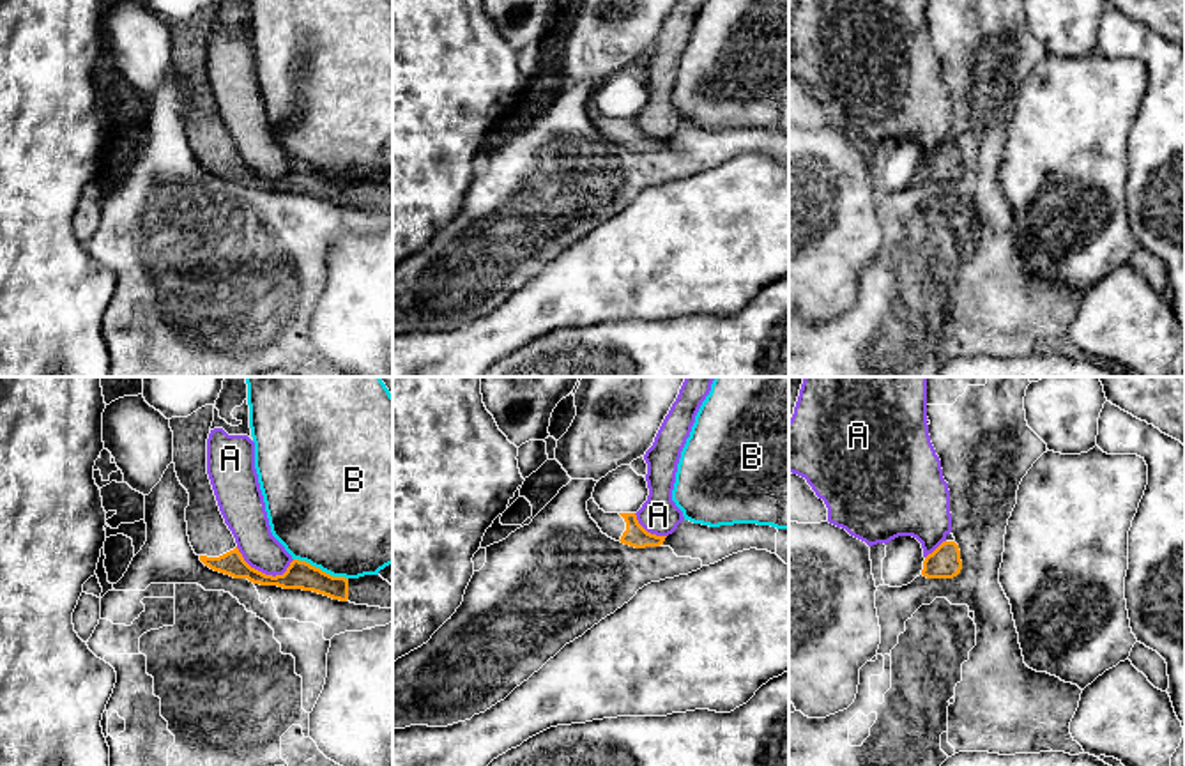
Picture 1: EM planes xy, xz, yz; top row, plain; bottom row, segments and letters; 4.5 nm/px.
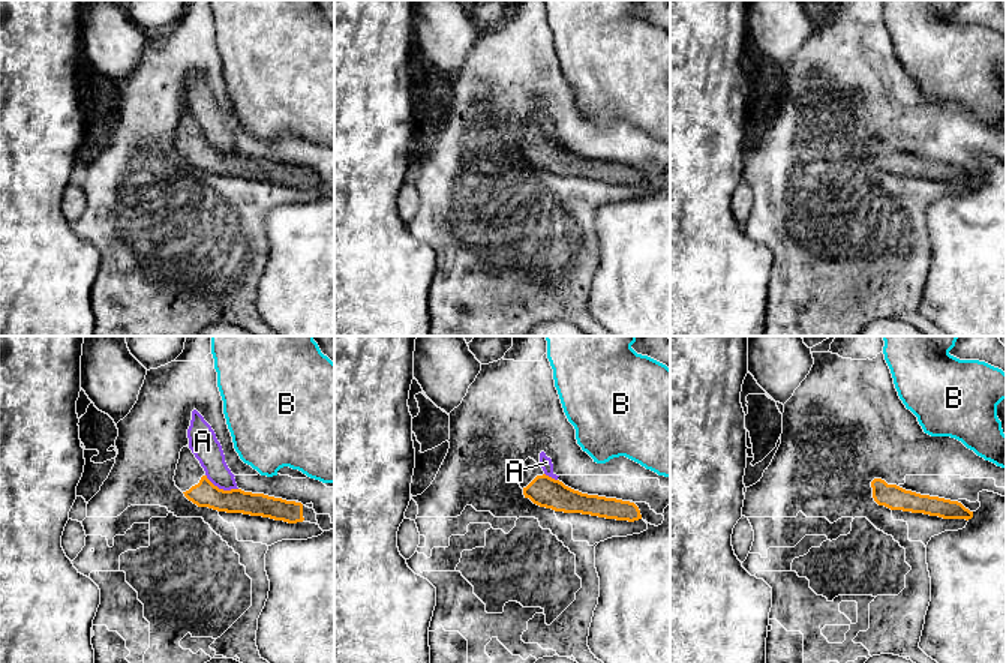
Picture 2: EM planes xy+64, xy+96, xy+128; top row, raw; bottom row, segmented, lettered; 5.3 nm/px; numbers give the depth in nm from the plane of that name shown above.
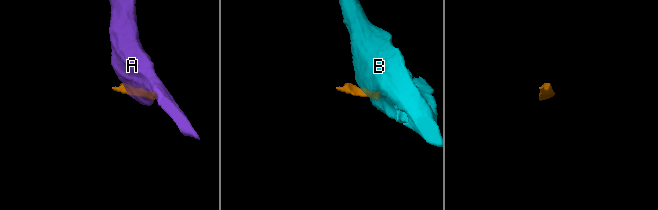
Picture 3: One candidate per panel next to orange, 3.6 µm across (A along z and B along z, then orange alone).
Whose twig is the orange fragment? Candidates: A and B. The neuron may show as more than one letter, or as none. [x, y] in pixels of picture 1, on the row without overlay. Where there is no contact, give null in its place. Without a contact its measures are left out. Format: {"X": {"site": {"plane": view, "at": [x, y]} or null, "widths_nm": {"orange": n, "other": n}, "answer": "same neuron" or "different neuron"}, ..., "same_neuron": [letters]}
{"A": {"site": {"plane": "xy", "at": [264, 177]}, "widths_nm": {"orange": 130, "other": 180}, "answer": "different neuron"}, "B": {"site": {"plane": "xy", "at": [319, 172]}, "widths_nm": {"orange": 130, "other": 500}, "answer": "different neuron"}, "same_neuron": []}

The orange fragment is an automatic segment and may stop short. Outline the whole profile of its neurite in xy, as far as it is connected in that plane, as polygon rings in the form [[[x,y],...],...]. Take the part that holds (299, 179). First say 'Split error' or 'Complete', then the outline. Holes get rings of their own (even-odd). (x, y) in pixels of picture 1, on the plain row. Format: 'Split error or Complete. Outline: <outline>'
Split error. Outline: [[[205,9],[187,21],[170,23],[175,76],[189,97],[187,140],[200,165],[214,175],[260,189],[313,195],[340,205],[393,212],[393,189],[380,179],[333,180],[306,165],[294,163],[283,179],[272,180],[244,165],[207,78],[207,42],[212,25],[214,9]]]

